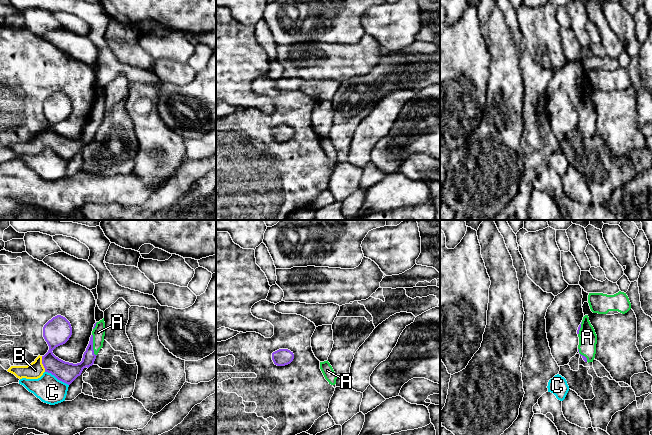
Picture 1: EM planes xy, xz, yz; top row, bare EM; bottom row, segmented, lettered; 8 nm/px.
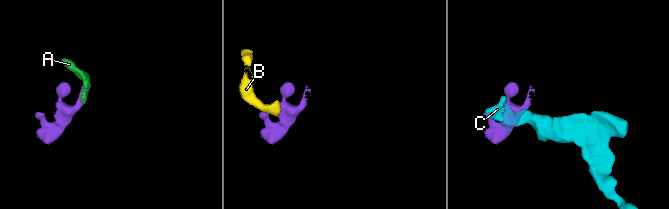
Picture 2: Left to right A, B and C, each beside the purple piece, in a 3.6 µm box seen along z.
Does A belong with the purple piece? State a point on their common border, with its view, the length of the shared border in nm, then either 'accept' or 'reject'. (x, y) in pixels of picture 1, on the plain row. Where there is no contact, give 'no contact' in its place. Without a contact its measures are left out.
meets purple in xy at (92, 121); contact 180 nm long; accept

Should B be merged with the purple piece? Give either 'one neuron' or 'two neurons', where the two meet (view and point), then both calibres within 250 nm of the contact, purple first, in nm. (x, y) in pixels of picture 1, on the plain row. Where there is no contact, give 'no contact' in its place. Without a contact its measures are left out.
one neuron; contact xy (43, 140); calibres 170 and 140 nm

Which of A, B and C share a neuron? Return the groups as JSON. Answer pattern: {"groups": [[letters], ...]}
{"groups": [["A", "B"], ["C"]]}

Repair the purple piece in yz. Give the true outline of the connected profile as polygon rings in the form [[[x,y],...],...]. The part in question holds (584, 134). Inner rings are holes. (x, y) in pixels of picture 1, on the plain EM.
[[[588,91],[583,93],[578,103],[578,128],[585,138],[593,138],[596,130],[597,111],[589,97]]]

